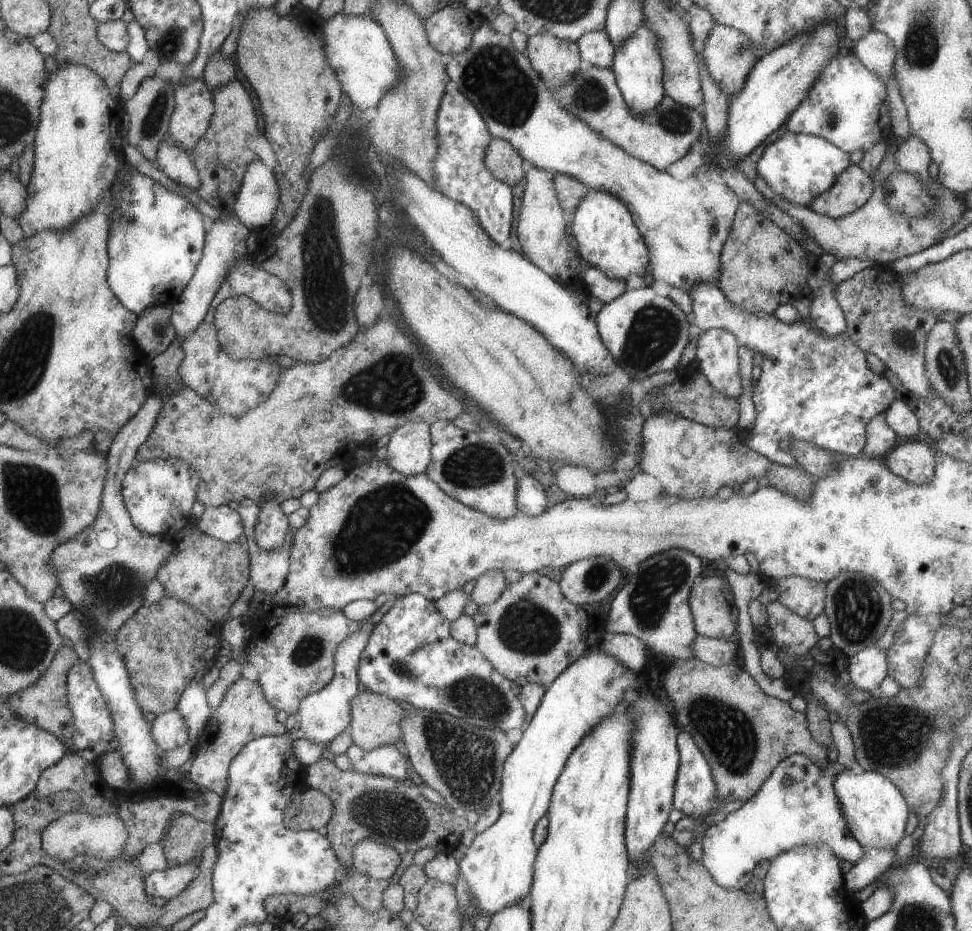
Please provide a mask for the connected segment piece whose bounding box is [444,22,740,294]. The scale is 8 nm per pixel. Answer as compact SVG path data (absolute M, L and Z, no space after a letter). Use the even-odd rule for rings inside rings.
M490 24L477 27L470 36L469 44L457 54L447 57L444 66L449 84L463 93L480 111L489 132L495 139L505 139L517 152L521 152L531 166L569 175L588 189L605 191L616 196L632 213L632 219L648 248L649 264L647 280L661 279L671 287L690 291L697 282L715 283L720 274L720 252L731 230L739 197L717 177L694 176L679 180L657 170L653 165L626 153L619 145L594 131L584 120L563 108L552 96L544 81L536 73L531 61L512 44L508 35L498 33Z

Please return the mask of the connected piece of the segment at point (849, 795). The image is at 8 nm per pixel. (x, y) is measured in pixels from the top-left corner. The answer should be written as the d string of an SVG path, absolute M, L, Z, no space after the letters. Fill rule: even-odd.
M838 767L833 788L848 828L865 849L893 849L903 838L909 809L899 789L888 778L873 771L859 770L857 767L851 769Z

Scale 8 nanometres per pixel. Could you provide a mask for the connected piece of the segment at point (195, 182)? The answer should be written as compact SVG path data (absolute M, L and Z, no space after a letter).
M167 145L167 148L156 151L154 164L175 183L191 188L191 190L196 190L200 186L200 177L193 164L191 152Z

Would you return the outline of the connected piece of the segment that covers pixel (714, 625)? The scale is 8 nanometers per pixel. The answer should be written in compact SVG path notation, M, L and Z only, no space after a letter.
M714 575L702 578L699 584L693 585L688 604L692 609L692 619L697 635L728 640L735 635L737 605L731 587L725 578Z

